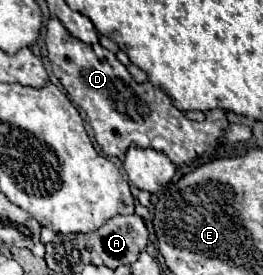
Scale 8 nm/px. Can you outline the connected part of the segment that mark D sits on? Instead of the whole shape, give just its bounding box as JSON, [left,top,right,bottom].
[46,18,228,164]

